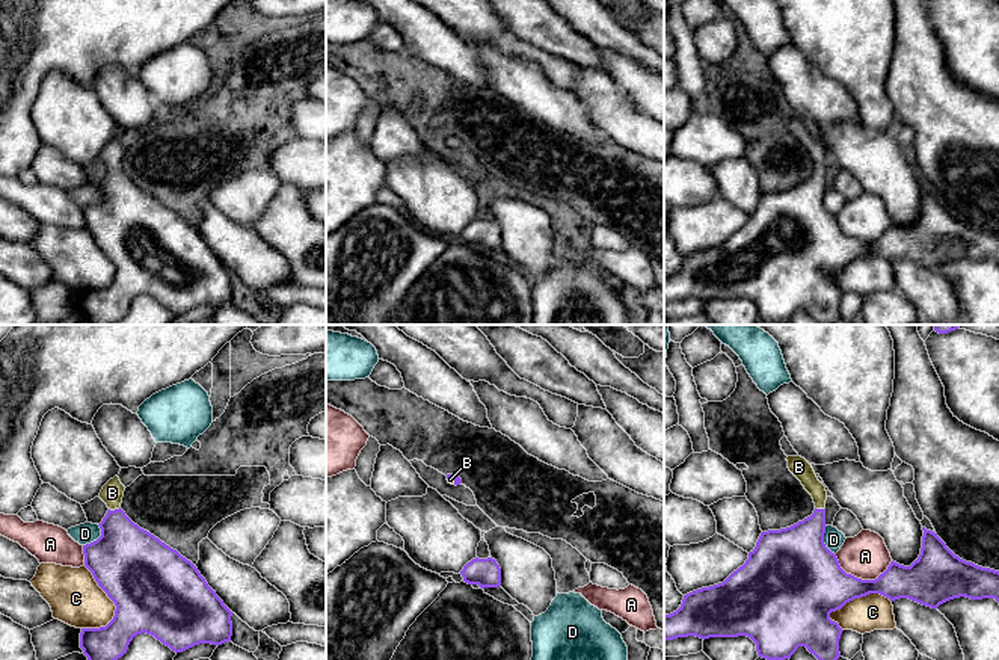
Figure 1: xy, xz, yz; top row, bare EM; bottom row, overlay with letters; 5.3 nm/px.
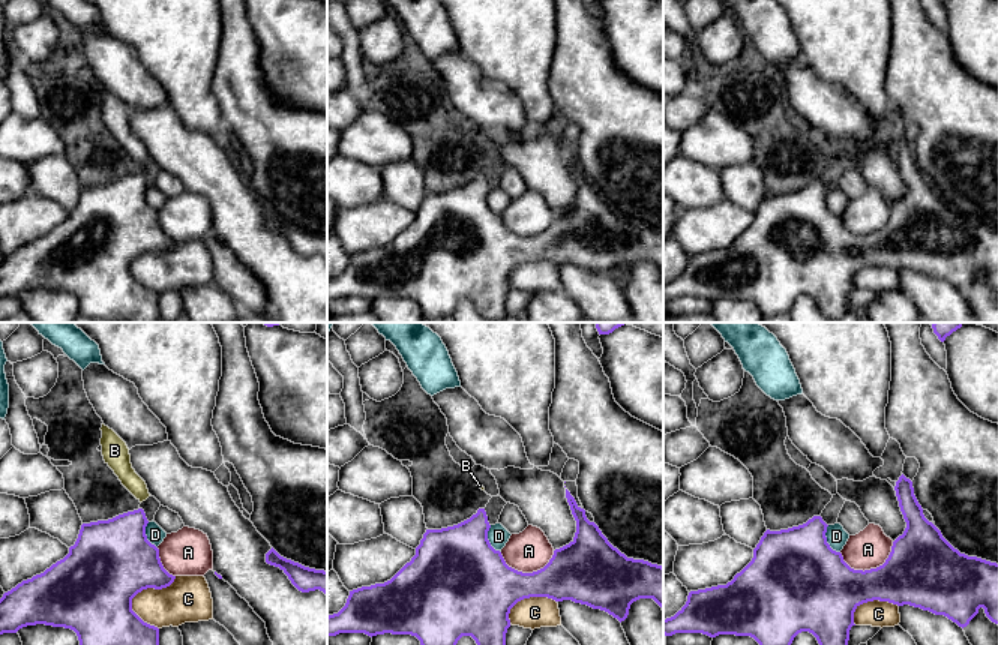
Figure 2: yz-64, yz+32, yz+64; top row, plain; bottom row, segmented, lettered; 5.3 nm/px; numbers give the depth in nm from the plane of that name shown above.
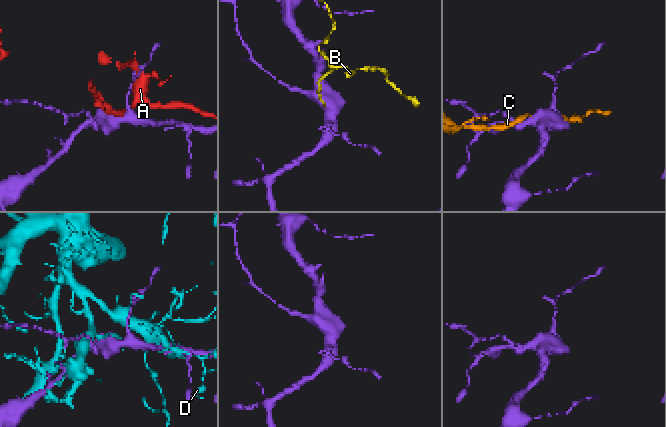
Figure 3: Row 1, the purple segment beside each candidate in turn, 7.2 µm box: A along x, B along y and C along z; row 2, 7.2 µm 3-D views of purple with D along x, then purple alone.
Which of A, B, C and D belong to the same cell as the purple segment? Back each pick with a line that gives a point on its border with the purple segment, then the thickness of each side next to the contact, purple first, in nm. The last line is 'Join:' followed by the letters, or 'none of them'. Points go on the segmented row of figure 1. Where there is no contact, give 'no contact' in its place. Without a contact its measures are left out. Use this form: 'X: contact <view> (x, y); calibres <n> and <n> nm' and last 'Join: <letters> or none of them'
B: contact xy (115, 509); calibres 320 and 120 nm
Join: B

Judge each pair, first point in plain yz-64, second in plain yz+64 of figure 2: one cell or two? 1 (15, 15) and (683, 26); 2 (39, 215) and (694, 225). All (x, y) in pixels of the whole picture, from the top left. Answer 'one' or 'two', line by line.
1: two
2: one

